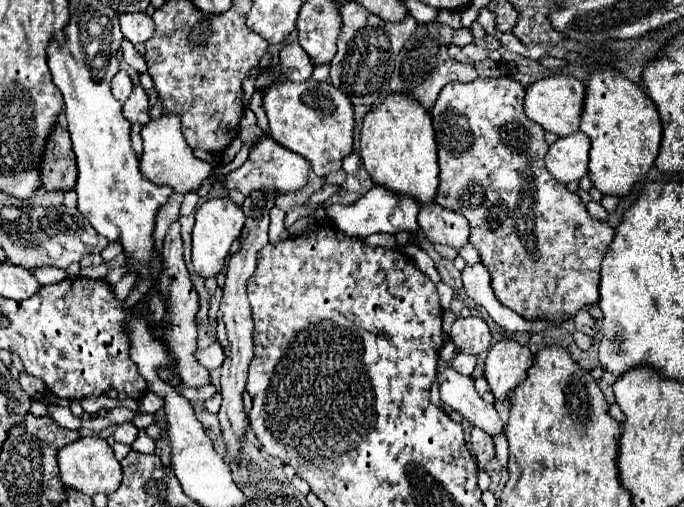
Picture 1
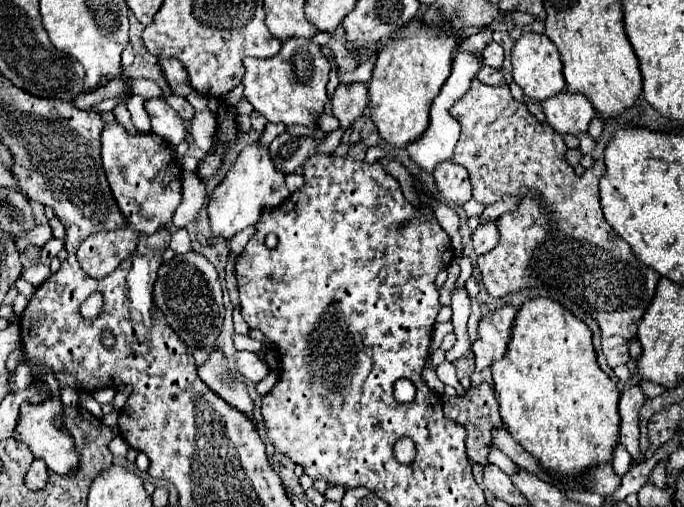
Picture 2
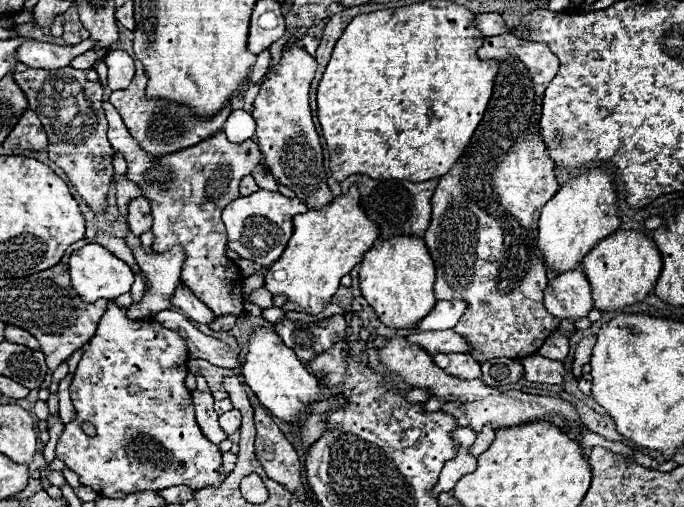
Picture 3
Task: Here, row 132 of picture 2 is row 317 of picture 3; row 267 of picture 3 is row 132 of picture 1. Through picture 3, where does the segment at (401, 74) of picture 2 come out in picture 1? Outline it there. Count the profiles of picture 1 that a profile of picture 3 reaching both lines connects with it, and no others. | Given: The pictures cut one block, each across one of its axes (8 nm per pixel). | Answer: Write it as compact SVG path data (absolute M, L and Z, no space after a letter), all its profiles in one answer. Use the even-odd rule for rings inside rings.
M392 94L392 98L384 98L376 110L368 112L362 122L360 132L360 154L362 164L368 176L374 184L386 186L394 194L400 196L412 196L418 204L428 204L436 198L438 192L438 154L436 154L436 142L434 142L434 128L430 114L426 110L420 110L416 102L408 102L408 98L400 98L400 94Z

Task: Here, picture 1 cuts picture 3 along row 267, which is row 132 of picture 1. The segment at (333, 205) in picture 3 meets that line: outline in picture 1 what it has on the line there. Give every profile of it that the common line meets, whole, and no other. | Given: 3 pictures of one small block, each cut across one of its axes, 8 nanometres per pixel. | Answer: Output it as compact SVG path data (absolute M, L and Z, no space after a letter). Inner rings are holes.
M278 82L264 92L262 106L270 120L270 134L288 150L302 154L316 176L326 178L342 170L342 160L354 150L354 106L330 82Z

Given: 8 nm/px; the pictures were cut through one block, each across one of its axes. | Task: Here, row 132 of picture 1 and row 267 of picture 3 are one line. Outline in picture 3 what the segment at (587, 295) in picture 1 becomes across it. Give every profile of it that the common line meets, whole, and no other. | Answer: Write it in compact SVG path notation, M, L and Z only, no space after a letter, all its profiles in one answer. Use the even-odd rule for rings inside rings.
M514 34L490 36L484 40L482 60L498 60L500 72L494 82L494 94L488 104L488 112L476 128L468 148L460 156L458 164L440 178L440 184L432 196L432 220L424 242L436 264L436 298L440 300L464 300L466 310L454 332L466 336L474 346L472 356L478 362L490 358L526 358L542 346L544 338L558 328L556 316L548 314L542 304L542 290L548 286L544 254L536 244L536 228L542 206L558 192L554 162L546 152L546 144L540 134L542 98L558 72L558 60L546 44L522 40Z

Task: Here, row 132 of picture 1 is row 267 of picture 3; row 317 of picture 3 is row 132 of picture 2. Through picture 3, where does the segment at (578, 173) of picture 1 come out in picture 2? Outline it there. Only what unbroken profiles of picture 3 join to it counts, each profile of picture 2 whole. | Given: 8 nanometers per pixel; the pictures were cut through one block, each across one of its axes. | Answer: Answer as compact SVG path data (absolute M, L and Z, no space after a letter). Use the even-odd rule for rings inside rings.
M566 90L556 94L554 98L544 100L542 108L546 114L546 124L550 124L552 130L562 136L580 136L588 132L588 126L596 116L588 98L584 98L582 94L570 94Z

